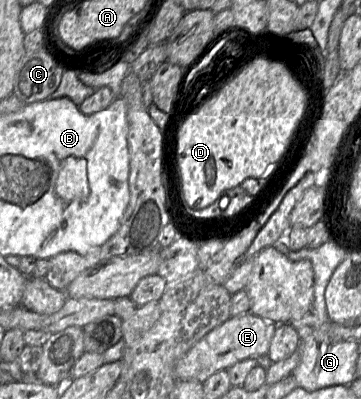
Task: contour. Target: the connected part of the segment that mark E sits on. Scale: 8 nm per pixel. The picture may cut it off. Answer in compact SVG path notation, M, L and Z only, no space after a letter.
M251 312L229 318L206 334L177 361L174 369L177 380L193 380L203 383L214 373L227 370L239 361L248 358L265 358L277 325Z

